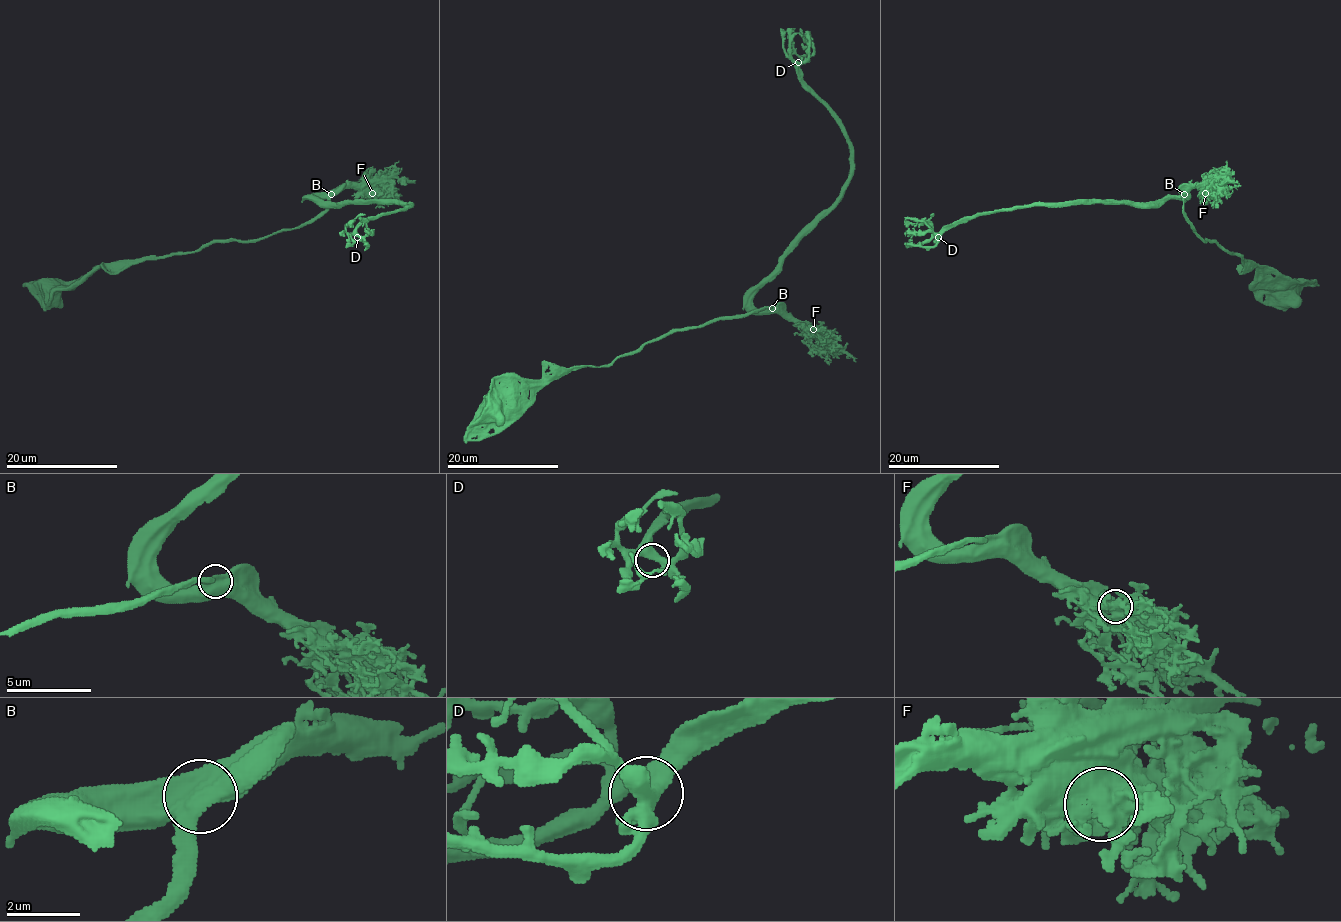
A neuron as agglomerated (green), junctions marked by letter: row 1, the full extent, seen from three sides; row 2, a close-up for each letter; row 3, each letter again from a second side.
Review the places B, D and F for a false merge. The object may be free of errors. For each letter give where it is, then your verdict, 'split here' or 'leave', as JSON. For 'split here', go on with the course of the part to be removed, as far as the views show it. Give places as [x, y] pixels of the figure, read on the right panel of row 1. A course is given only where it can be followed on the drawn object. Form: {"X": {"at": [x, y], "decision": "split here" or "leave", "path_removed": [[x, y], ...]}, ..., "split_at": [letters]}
{"B": {"at": [1184, 194], "decision": "leave"}, "D": {"at": [938, 237], "decision": "leave"}, "F": {"at": [1205, 193], "decision": "leave"}, "split_at": []}

